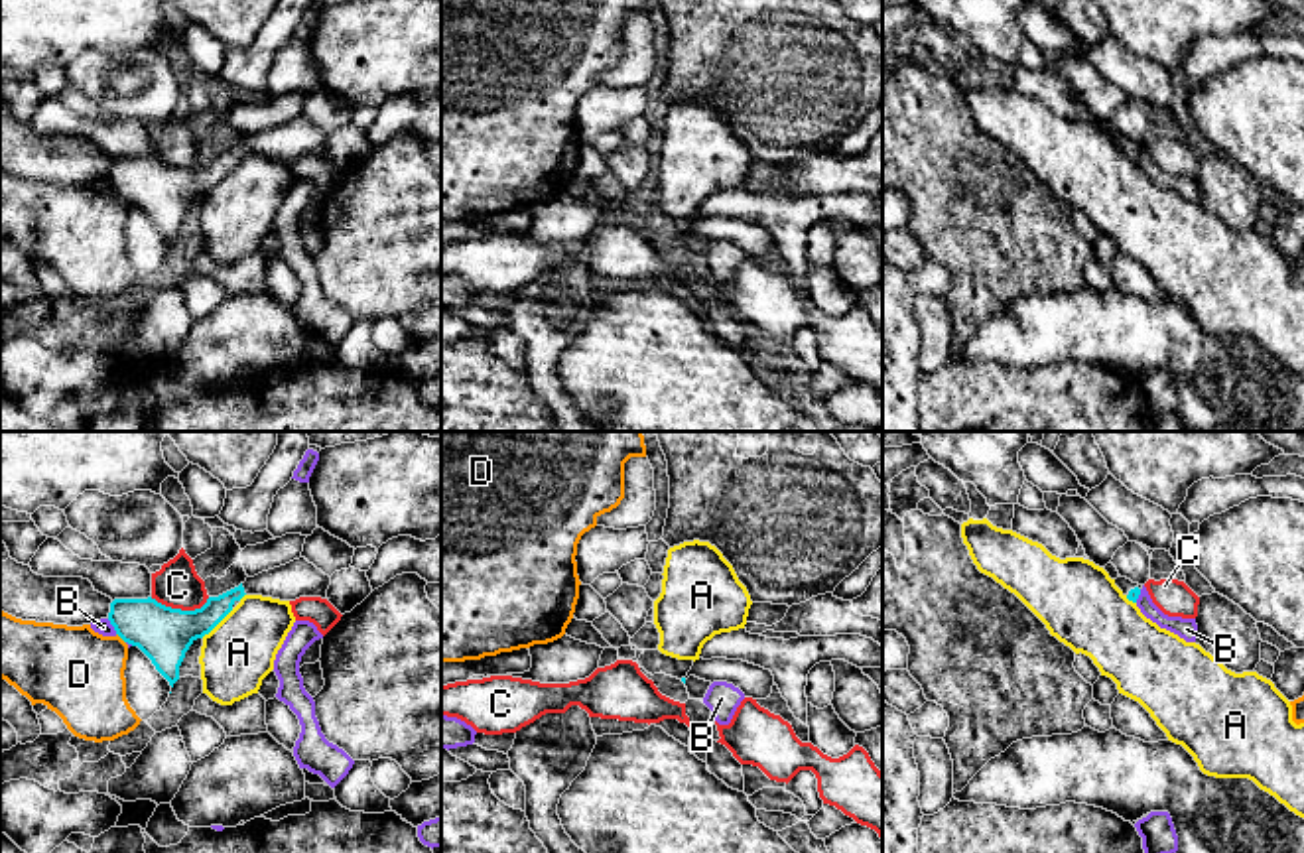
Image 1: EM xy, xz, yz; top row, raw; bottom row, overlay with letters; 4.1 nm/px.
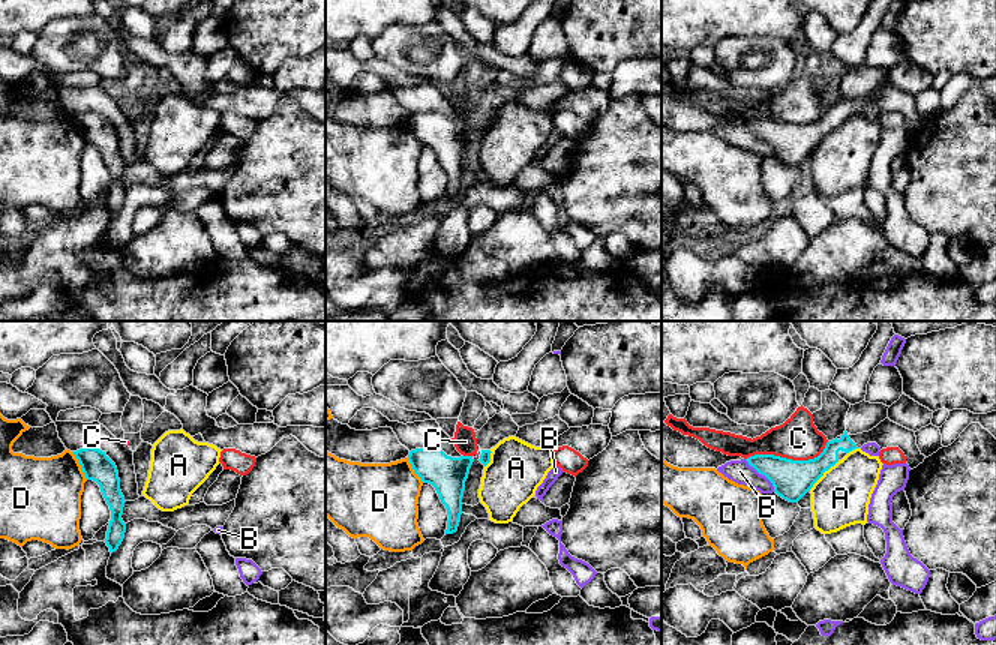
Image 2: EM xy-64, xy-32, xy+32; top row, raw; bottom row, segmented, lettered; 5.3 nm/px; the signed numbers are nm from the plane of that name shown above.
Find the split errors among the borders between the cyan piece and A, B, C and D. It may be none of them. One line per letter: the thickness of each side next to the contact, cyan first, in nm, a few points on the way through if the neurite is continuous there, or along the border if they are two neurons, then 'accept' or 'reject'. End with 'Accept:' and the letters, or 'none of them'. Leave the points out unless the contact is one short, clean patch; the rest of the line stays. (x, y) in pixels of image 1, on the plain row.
A: 220 nm thick on the cyan side, 300 nm on the other; border along xy (233, 168), (201, 196); reject
B: 220 nm thick on the cyan side, 70 nm on the other; reject
C: 220 nm thick on the cyan side, 190 nm on the other; reject
D: 220 nm thick on the cyan side, 360 nm on the other; border along xy (117, 192), (125, 201); reject
Accept: none of them

